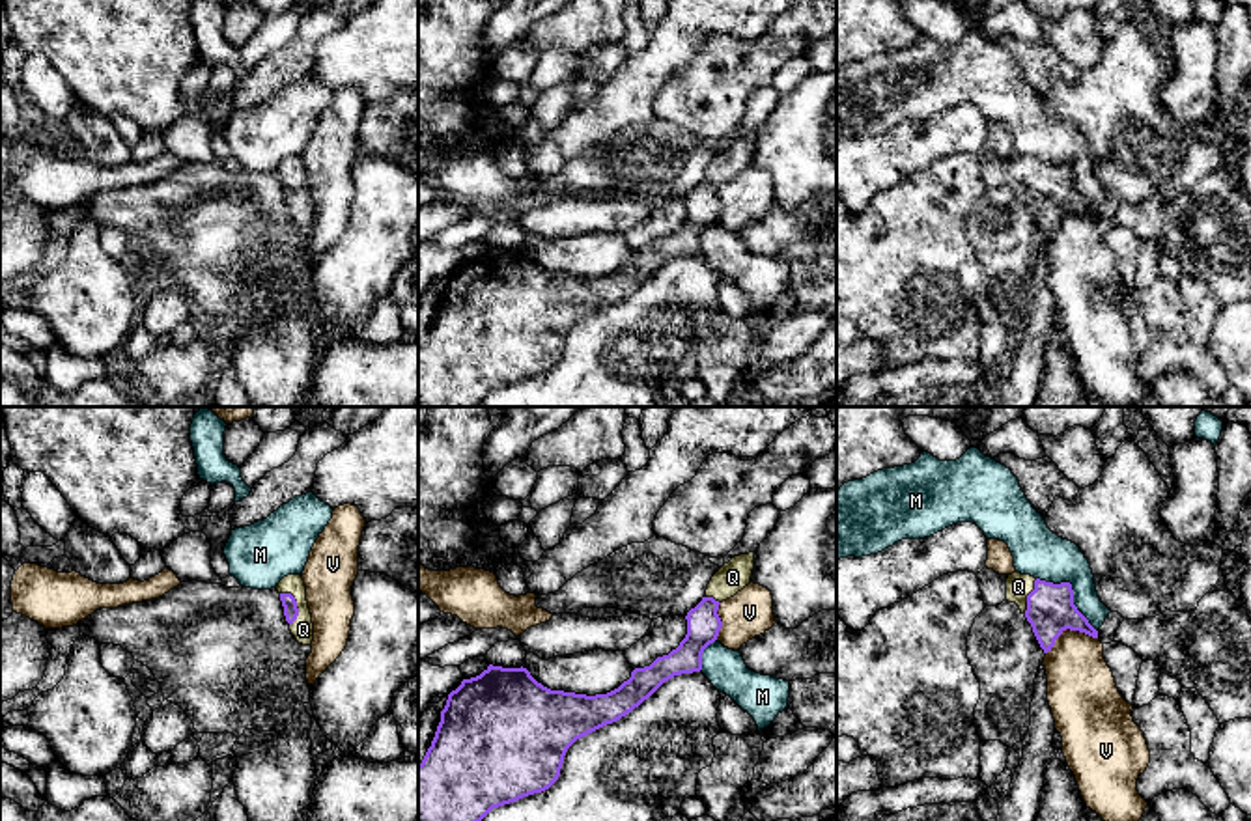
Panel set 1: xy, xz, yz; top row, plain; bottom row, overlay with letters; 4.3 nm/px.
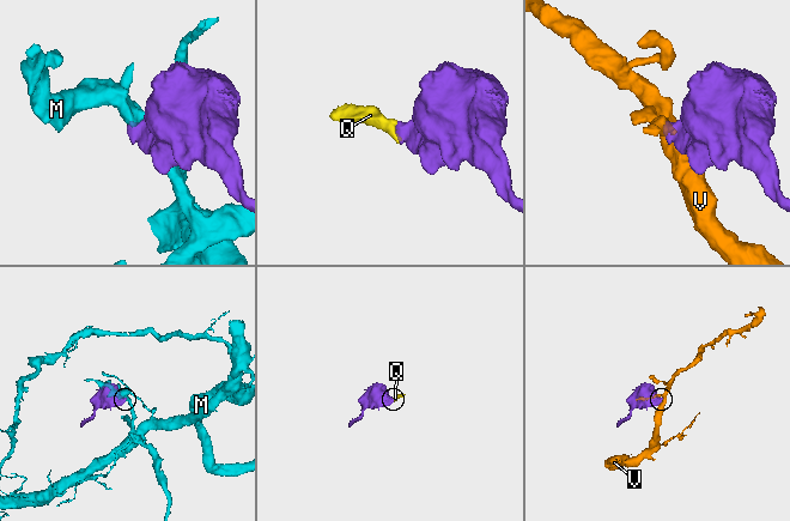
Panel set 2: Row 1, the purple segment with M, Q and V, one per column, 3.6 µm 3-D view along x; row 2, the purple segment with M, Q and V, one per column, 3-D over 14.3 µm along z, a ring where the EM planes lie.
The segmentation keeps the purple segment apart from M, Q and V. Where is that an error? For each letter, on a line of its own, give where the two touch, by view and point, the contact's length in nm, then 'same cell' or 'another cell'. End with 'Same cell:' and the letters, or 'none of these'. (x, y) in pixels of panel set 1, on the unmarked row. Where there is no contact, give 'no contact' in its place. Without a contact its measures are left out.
M: yz (1072, 174) | 360 nm | another cell
Q: xy (295, 187) | 160 nm | same cell
V: yz (1068, 209) | 240 nm | another cell
Same cell: Q

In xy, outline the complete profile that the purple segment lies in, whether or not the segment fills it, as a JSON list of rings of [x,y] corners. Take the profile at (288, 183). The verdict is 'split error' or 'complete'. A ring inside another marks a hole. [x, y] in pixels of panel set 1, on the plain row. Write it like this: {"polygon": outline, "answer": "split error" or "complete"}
{"polygon": [[[301,157],[284,159],[276,174],[284,188],[286,203],[295,222],[302,228],[312,228],[314,222],[314,205],[306,183],[306,168]]], "answer": "split error"}

